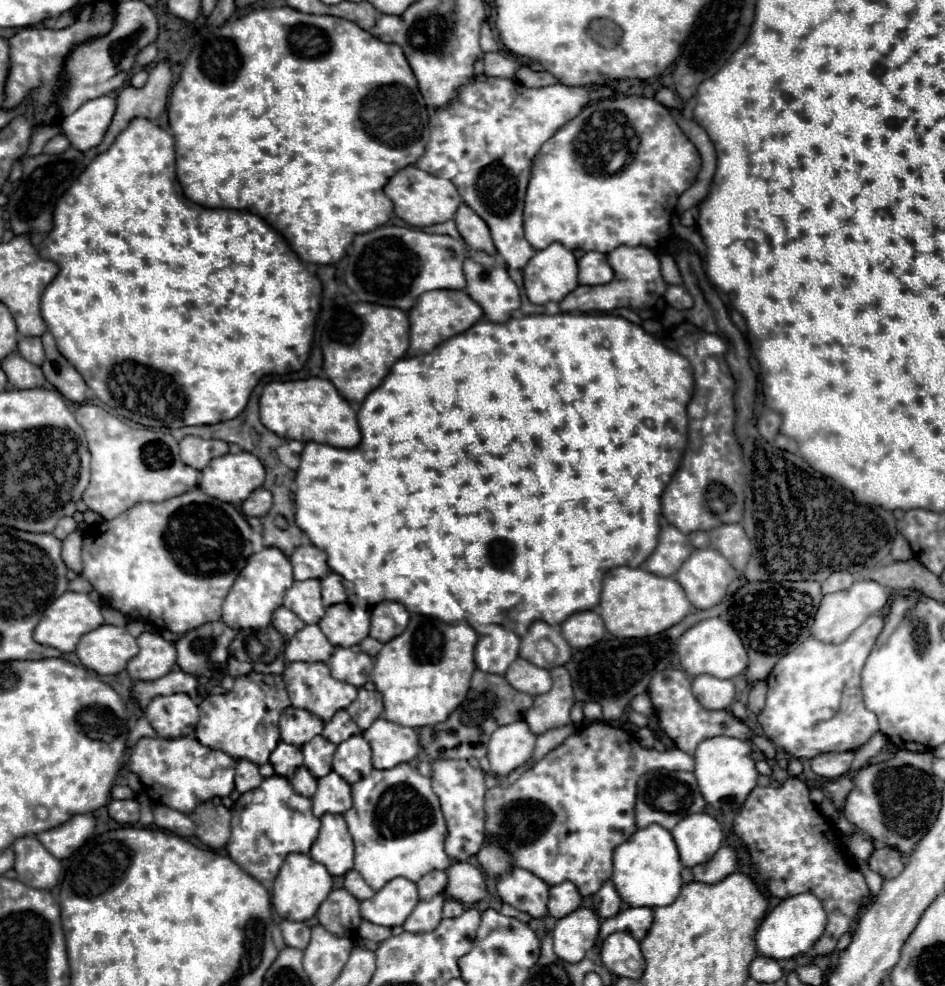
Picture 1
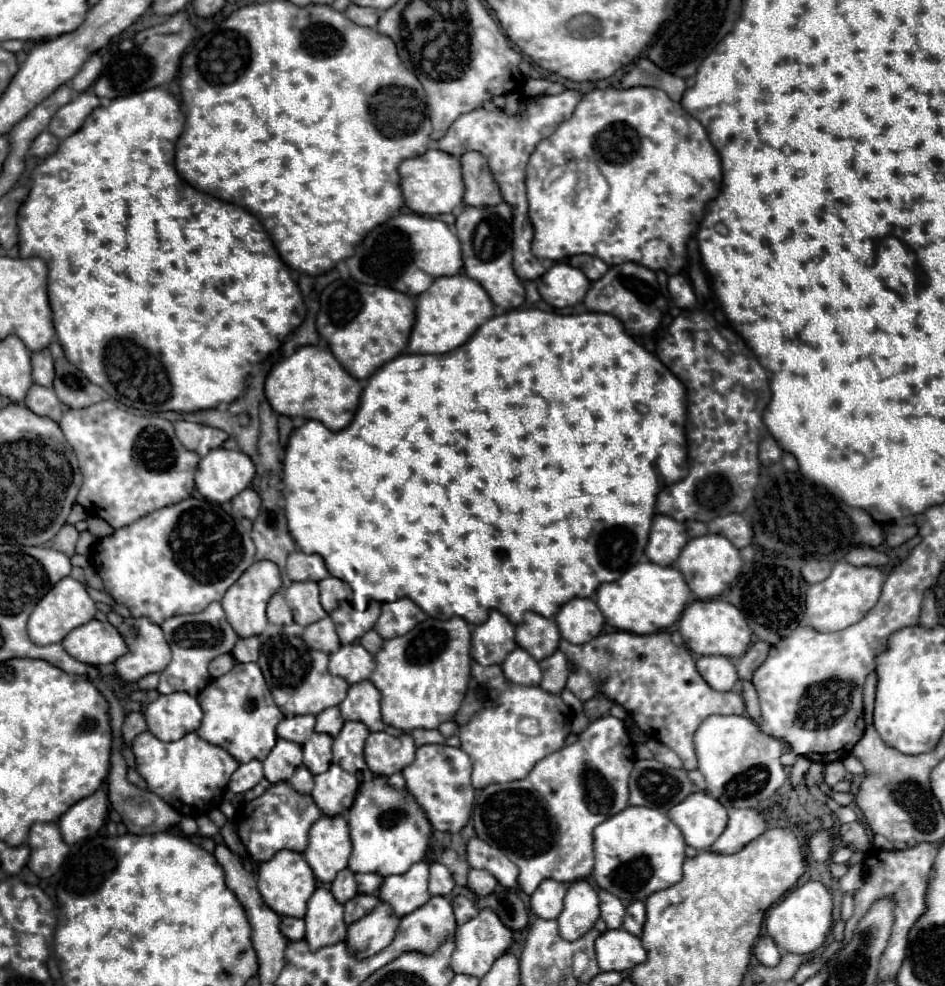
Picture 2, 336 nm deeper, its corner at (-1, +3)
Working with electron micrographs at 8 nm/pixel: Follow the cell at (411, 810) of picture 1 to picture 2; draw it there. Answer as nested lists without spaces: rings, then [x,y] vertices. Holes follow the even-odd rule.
[[[373,775],[361,783],[347,821],[353,841],[353,853],[349,857],[349,869],[353,873],[401,875],[413,863],[425,861],[435,847],[433,829],[421,805],[405,787],[395,789],[383,775]]]

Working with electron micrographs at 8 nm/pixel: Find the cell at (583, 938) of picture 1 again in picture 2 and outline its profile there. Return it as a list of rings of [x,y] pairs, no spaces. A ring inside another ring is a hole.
[[[575,881],[567,889],[565,907],[557,917],[559,935],[567,941],[577,941],[599,919],[597,891],[587,881]]]

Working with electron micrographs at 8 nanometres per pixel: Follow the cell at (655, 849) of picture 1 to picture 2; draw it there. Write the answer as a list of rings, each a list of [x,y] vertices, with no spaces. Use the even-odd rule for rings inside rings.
[[[627,807],[593,831],[595,883],[621,897],[621,901],[645,901],[649,895],[669,889],[683,877],[685,839],[665,813],[645,807]]]

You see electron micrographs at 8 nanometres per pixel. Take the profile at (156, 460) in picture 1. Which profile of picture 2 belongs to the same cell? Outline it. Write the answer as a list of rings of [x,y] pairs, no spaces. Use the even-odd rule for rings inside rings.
[[[107,399],[89,405],[85,409],[67,409],[59,425],[67,437],[67,443],[73,447],[73,451],[79,457],[79,465],[83,473],[83,485],[77,495],[79,505],[83,505],[89,515],[99,515],[101,519],[105,519],[113,529],[119,529],[121,525],[129,525],[139,517],[153,513],[155,509],[183,501],[195,489],[193,475],[199,465],[199,455],[187,451],[179,443],[173,425],[167,419],[137,417],[115,407],[113,399]]]

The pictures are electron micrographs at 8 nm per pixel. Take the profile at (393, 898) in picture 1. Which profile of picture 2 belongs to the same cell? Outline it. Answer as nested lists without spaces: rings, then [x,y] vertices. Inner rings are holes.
[[[427,861],[413,865],[403,875],[385,877],[379,889],[379,899],[387,903],[397,917],[403,917],[425,905],[425,901],[429,901],[431,895],[427,891],[427,877],[429,877]]]

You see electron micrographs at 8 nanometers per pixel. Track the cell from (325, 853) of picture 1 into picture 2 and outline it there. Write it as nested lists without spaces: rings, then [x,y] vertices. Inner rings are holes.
[[[323,815],[317,823],[313,823],[309,829],[309,847],[303,857],[323,885],[329,885],[333,877],[347,867],[349,855],[351,839],[345,817]]]

